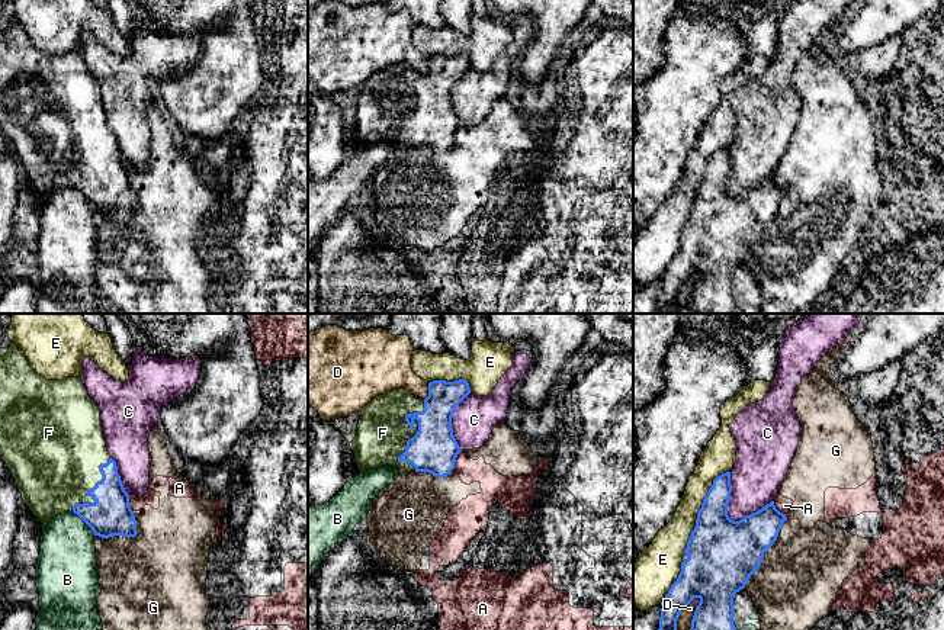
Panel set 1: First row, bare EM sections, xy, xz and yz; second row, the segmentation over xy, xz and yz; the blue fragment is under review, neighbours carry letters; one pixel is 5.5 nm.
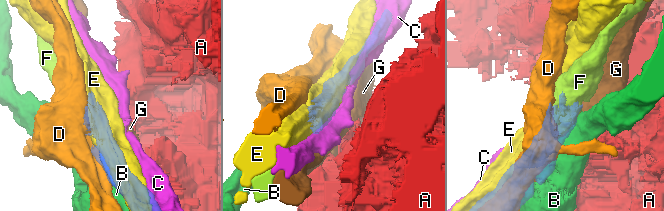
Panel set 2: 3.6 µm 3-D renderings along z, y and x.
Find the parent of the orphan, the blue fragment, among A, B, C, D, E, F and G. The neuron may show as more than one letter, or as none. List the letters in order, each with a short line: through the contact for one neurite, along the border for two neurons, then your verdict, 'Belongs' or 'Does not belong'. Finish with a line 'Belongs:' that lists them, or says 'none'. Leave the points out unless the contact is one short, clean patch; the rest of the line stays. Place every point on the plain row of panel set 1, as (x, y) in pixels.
A: Line: yz (773, 176), (787, 193). Does not belong
B: Does not belong
C: Does not belong
D: Does not belong
E: Does not belong
F: Belongs
G: Does not belong
Belongs: F

